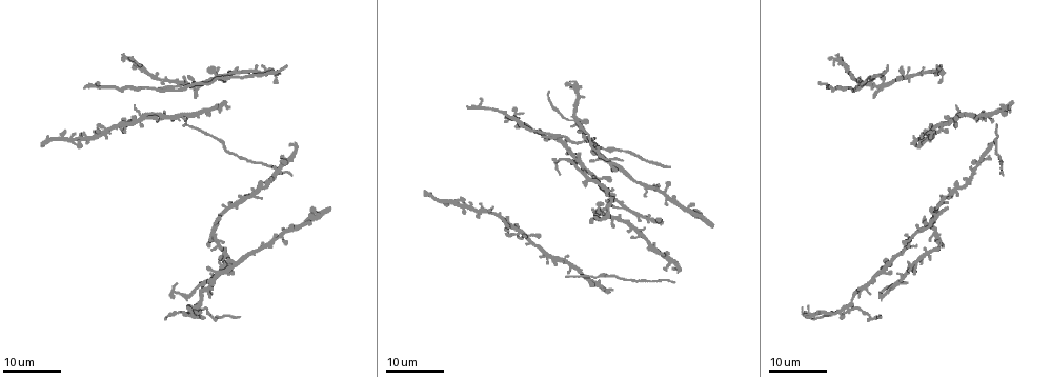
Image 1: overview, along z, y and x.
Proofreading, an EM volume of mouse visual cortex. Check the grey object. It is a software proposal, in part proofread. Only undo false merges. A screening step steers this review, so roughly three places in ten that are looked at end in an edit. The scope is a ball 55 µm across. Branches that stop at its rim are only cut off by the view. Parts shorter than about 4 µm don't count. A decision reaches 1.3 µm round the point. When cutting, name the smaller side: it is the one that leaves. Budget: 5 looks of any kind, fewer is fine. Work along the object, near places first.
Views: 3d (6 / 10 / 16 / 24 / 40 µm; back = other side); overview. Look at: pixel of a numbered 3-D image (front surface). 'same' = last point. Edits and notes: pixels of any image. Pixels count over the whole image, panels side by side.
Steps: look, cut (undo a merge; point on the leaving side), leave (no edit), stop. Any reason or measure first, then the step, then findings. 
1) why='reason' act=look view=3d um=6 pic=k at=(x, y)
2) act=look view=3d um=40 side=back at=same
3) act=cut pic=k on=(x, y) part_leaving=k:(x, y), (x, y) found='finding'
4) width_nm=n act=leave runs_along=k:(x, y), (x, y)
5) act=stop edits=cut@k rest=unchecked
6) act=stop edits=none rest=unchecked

why='two arms in line, one across' act=look view=3d um=24 pic=1 at=(584, 129)

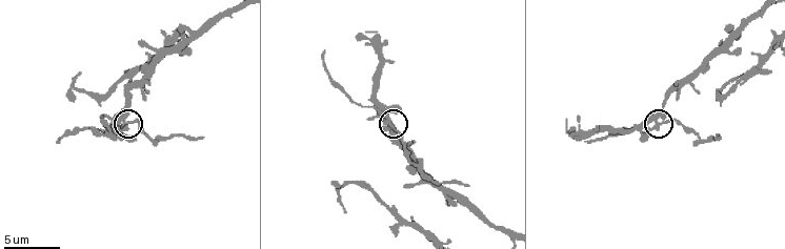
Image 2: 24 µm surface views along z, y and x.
act=look view=3d um=6 pic=2 at=(392, 124)

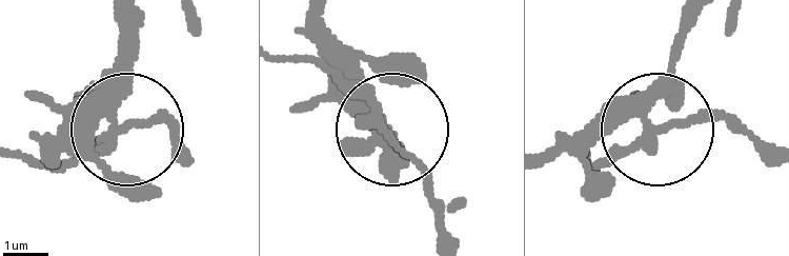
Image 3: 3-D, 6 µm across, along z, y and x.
act=cut pic=3 on=(340, 75) part_leaving=3:(377, 116), (419, 169), (441, 237) found='two neurons meet here'

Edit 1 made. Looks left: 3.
why='two arms in line, one across' act=look view=3d um=10 pic=2 at=(159, 57)

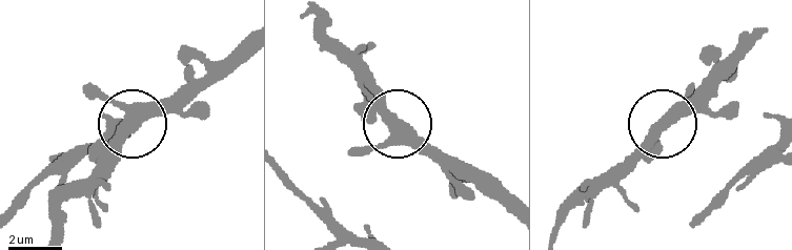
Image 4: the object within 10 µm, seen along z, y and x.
arms=3 act=leave found='continuous, no second neuron'

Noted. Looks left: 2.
why='small branch off a trunk' act=look view=3d um=16 pic=1 at=(570, 266)

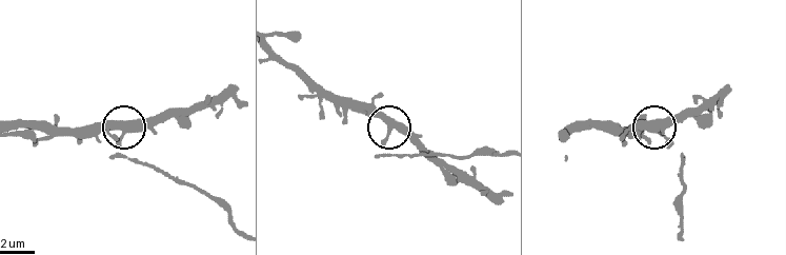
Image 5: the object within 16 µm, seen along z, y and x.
act=look view=3d um=10 pic=5 at=(123, 133)

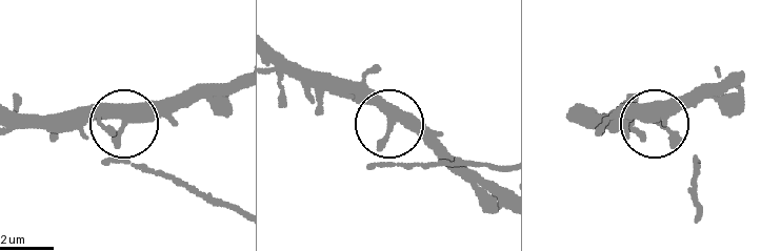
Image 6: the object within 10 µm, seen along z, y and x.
act=leave found='all the same neuron'

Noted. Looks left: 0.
act=stop edits=cut@3 rest=unchecked

